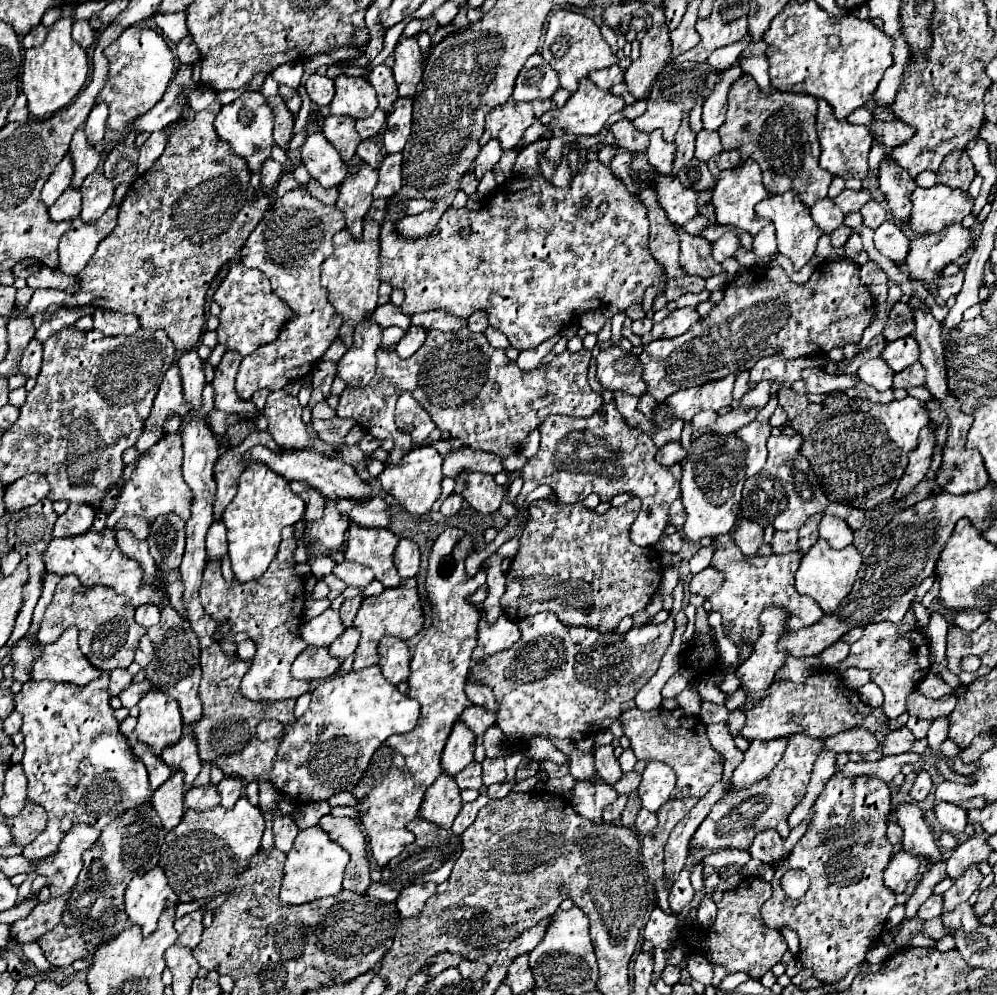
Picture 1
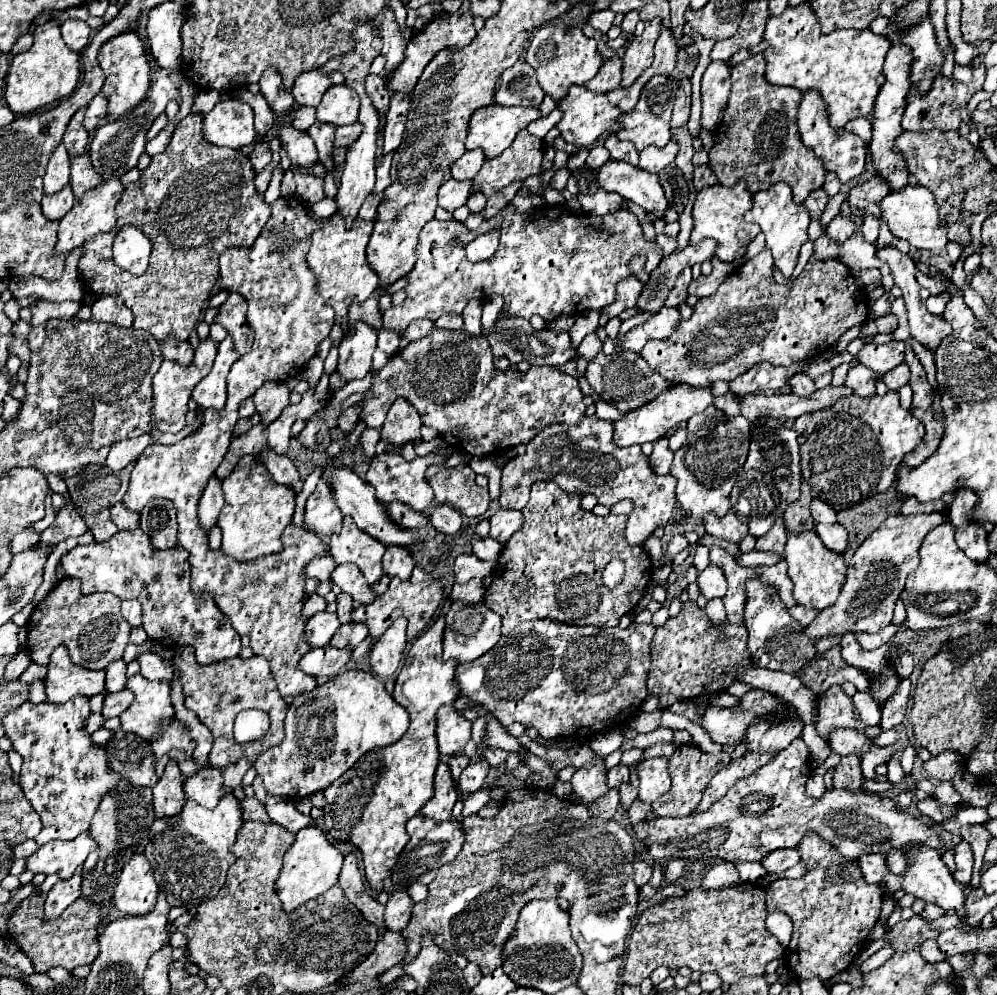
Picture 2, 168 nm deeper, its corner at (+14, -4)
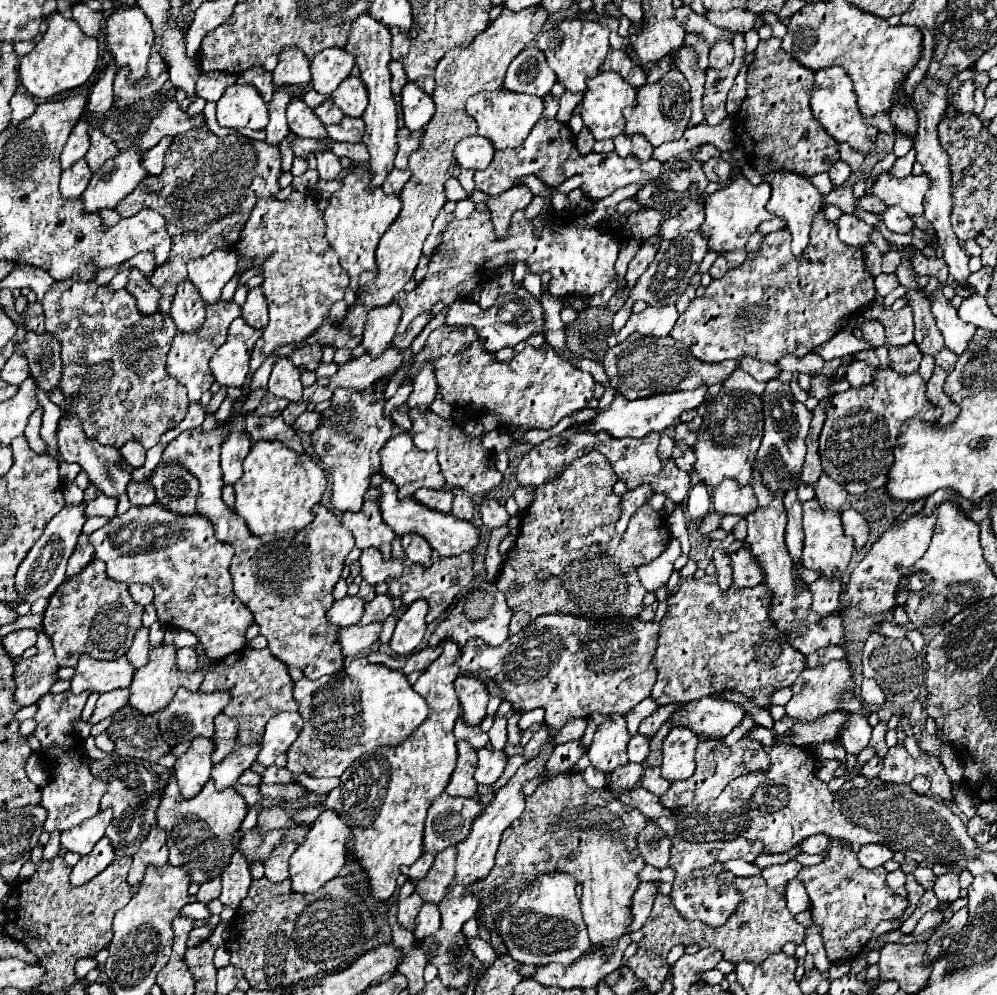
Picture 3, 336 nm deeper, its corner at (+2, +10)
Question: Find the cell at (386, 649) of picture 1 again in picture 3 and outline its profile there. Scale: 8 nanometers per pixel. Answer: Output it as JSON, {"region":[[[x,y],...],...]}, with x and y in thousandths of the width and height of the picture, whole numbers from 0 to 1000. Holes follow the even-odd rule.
{"region":[[[416,603],[410,607],[408,615],[400,621],[394,641],[390,645],[392,653],[400,659],[410,659],[424,643],[426,637],[426,617],[428,617],[428,605],[426,603]]]}

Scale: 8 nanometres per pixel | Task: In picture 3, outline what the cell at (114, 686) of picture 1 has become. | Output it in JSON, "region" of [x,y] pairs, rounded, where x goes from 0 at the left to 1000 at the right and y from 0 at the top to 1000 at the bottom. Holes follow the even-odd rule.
{"region":[[[147,631],[137,633],[135,643],[125,659],[127,659],[129,667],[133,669],[133,673],[139,673],[141,669],[147,667],[147,663],[149,663],[149,633]]]}

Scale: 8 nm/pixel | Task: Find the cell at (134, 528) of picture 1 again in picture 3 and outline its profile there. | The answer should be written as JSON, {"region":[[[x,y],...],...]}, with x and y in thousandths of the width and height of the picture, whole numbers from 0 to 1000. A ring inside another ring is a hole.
{"region":[[[149,482],[145,484],[129,484],[127,488],[127,498],[131,509],[151,509],[155,505],[155,492]]]}

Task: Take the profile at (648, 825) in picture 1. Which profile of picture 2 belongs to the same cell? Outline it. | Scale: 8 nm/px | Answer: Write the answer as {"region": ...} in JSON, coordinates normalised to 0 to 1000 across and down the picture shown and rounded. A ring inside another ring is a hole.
{"region":[[[637,804],[631,812],[631,824],[633,826],[639,826],[639,824],[645,824],[649,820],[649,816],[653,814],[653,808],[647,808],[643,804]]]}

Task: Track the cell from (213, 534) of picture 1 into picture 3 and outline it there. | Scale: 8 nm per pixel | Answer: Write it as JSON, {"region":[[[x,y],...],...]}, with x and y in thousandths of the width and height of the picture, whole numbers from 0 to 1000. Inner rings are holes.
{"region":[[[234,434],[222,448],[222,472],[224,472],[224,484],[236,486],[242,476],[242,464],[252,452],[252,442],[246,434]]]}

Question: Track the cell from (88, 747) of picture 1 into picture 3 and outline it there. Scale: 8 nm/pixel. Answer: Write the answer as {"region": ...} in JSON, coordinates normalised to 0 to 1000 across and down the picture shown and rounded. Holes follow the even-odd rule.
{"region":[[[67,695],[61,697],[45,697],[37,706],[37,718],[33,720],[37,726],[35,742],[41,746],[41,762],[45,766],[53,766],[53,778],[49,780],[47,790],[41,794],[41,810],[47,814],[47,824],[43,830],[43,836],[65,836],[77,828],[81,828],[87,822],[93,822],[99,816],[99,804],[109,790],[105,784],[99,784],[91,776],[93,762],[83,758],[81,742],[75,738],[73,728],[81,724],[81,714],[89,702],[89,695],[81,695],[79,699]]]}

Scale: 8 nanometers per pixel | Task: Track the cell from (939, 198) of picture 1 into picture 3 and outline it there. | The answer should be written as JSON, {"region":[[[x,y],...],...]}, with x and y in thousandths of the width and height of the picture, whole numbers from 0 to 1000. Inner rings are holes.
{"region":[[[888,173],[880,177],[876,195],[884,199],[890,207],[904,207],[914,219],[926,217],[926,197],[934,183],[930,175],[912,175],[908,179],[896,179]]]}

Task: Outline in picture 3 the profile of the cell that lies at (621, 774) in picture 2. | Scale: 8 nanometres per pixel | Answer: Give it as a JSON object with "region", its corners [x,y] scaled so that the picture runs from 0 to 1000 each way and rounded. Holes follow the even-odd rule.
{"region":[[[643,738],[633,740],[631,750],[629,750],[629,758],[631,758],[631,766],[641,766],[645,768],[649,758],[651,758],[651,744]]]}

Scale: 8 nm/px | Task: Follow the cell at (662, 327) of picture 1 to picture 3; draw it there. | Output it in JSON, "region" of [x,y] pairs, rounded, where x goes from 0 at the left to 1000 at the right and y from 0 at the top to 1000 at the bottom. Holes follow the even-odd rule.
{"region":[[[675,306],[663,308],[663,310],[649,308],[645,314],[633,316],[629,326],[617,336],[619,344],[625,344],[635,334],[641,334],[645,338],[669,338],[677,328],[679,320],[681,320],[681,314]]]}

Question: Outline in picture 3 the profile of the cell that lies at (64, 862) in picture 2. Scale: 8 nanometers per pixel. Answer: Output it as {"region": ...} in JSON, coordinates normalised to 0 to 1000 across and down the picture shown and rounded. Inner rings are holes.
{"region":[[[103,814],[95,822],[89,822],[79,830],[61,836],[61,850],[67,856],[77,856],[81,860],[89,858],[93,850],[105,840],[105,832],[111,828],[111,822],[113,822],[113,816]]]}

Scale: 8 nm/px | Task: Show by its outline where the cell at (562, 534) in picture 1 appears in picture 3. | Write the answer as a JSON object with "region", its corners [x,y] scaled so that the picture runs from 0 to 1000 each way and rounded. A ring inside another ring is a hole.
{"region":[[[591,454],[577,464],[573,464],[559,480],[539,488],[533,509],[523,517],[523,533],[517,543],[517,549],[507,557],[505,571],[496,583],[498,593],[509,601],[509,609],[515,613],[511,635],[519,637],[525,629],[537,623],[543,617],[569,615],[583,621],[613,621],[613,619],[631,619],[639,621],[645,613],[647,591],[641,585],[639,571],[655,565],[671,547],[671,531],[661,521],[653,509],[643,509],[631,523],[631,529],[625,537],[617,533],[617,527],[623,519],[621,498],[615,496],[615,486],[619,478],[601,454]]]}

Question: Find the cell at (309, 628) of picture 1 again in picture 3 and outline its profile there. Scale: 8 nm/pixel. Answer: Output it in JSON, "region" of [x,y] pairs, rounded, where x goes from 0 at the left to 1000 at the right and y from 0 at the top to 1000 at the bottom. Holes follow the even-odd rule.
{"region":[[[346,599],[344,603],[336,605],[330,613],[328,613],[328,623],[340,631],[348,631],[360,625],[360,621],[364,619],[364,609],[366,605],[360,599]]]}

